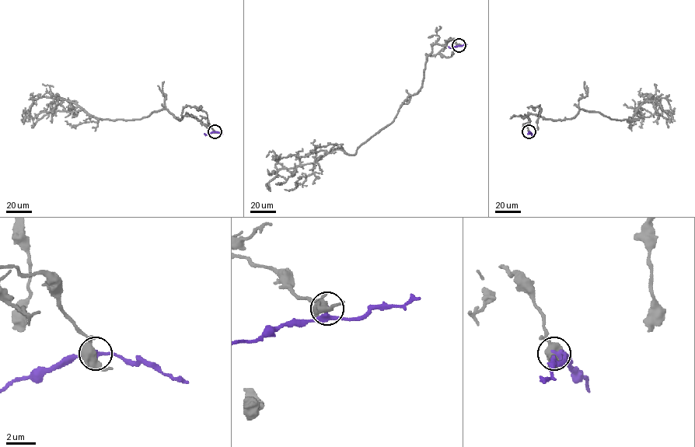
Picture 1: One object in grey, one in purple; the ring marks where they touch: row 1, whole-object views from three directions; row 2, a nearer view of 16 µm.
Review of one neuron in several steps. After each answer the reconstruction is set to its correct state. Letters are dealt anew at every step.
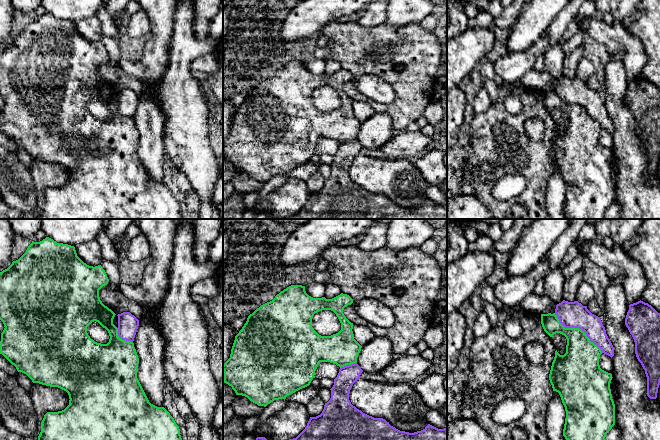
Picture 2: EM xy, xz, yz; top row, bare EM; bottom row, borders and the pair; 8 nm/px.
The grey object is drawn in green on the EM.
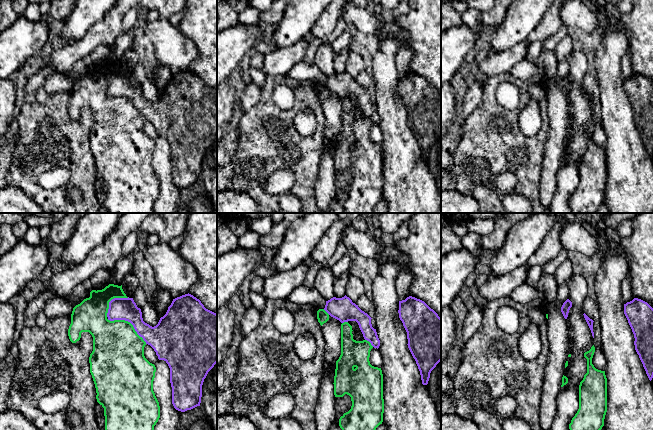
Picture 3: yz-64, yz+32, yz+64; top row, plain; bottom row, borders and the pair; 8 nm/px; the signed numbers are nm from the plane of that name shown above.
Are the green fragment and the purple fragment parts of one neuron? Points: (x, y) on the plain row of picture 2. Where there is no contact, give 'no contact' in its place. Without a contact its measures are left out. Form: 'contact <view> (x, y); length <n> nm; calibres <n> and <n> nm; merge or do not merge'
contact yz (578, 104); length 500 nm; calibres 280 and 200 nm; do not merge

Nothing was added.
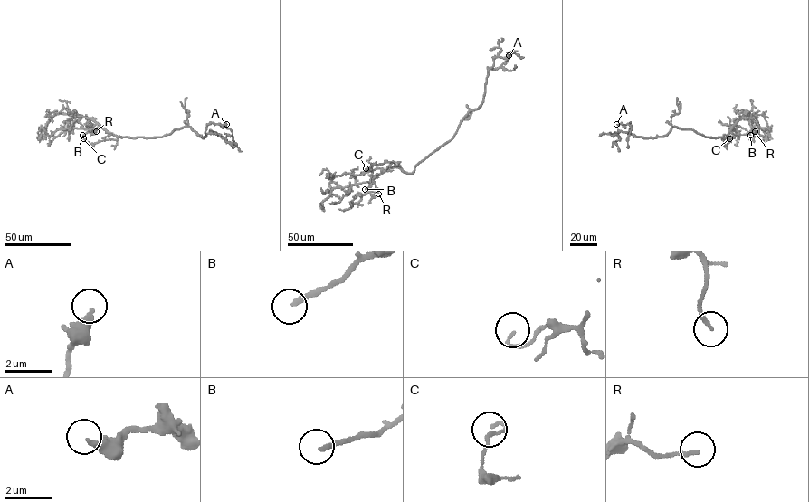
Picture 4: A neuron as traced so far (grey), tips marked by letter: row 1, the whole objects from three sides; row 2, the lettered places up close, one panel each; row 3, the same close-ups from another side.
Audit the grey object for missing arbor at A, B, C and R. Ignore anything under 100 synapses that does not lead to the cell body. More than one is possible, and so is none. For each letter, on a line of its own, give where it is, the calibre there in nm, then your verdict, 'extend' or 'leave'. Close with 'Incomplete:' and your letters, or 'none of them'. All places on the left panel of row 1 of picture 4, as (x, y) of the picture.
A: place (226, 124); calibre 300 nm; leave
B: place (82, 135); calibre 200 nm; leave
C: place (83, 138); calibre 110 nm; leave
R: place (96, 131); calibre 160 nm; leave
Incomplete: none of them

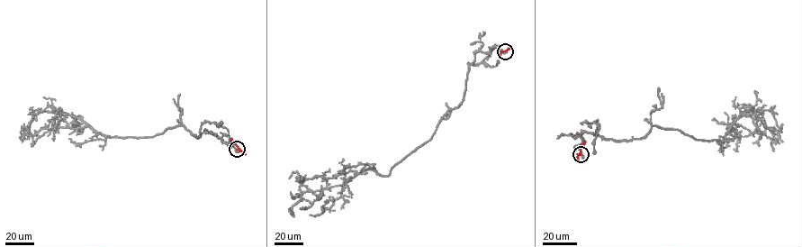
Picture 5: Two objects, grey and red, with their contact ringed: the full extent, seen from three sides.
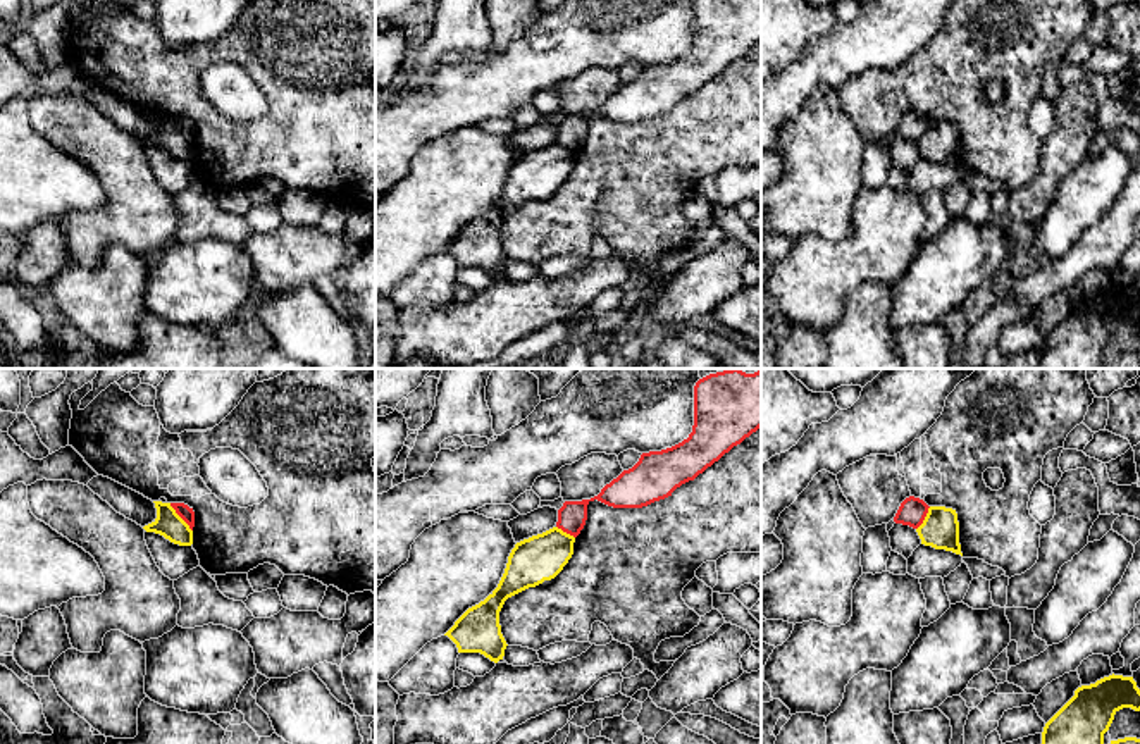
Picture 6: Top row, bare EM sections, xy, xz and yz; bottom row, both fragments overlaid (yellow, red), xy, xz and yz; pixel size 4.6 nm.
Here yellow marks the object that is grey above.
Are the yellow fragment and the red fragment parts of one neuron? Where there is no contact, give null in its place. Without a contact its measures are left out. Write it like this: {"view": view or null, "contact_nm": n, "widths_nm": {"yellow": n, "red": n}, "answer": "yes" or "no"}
{"view": "xy", "contact_nm": 170, "widths_nm": {"yellow": 120, "red": 70}, "answer": "no"}

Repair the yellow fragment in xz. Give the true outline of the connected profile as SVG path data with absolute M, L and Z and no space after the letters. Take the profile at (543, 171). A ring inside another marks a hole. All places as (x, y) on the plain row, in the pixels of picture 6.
M553 141L515 158L498 202L468 222L444 248L458 267L480 267L498 277L505 270L499 226L505 215L529 202L555 193L573 169L575 152Z

